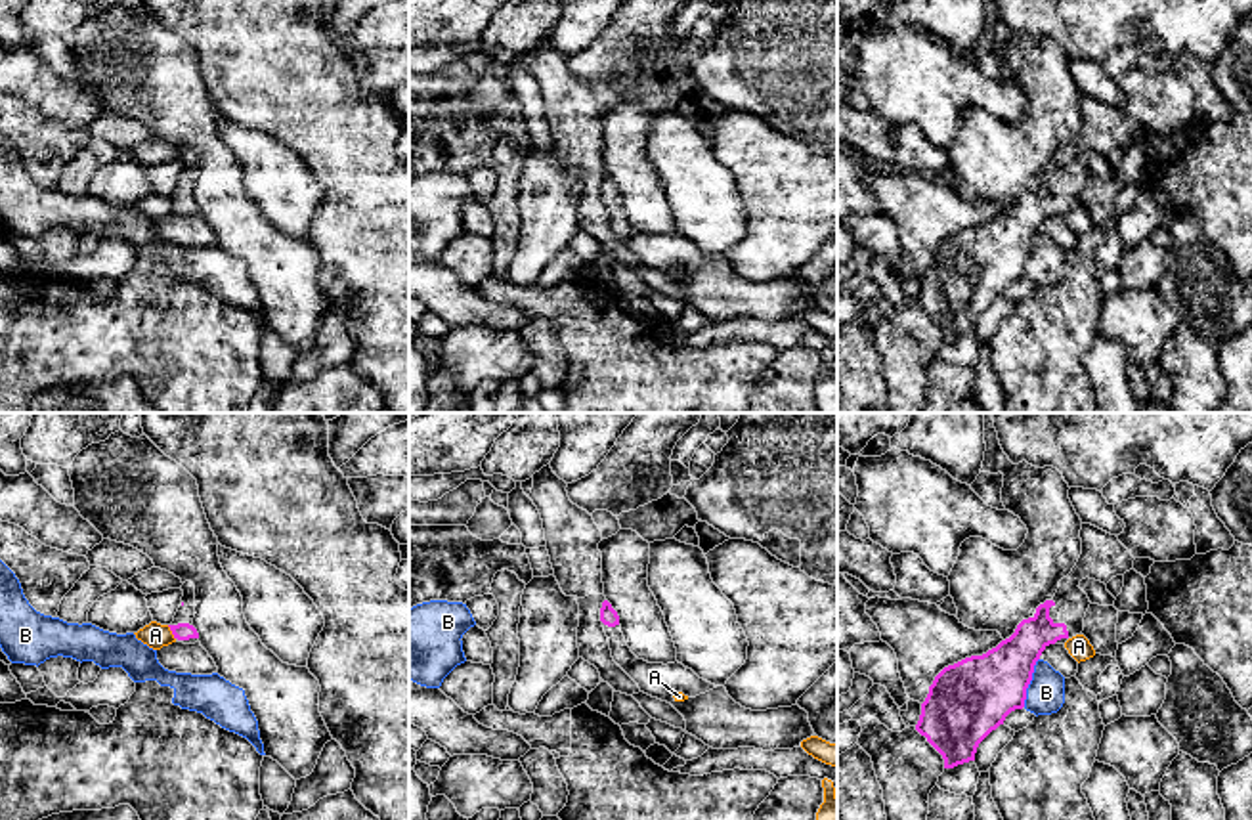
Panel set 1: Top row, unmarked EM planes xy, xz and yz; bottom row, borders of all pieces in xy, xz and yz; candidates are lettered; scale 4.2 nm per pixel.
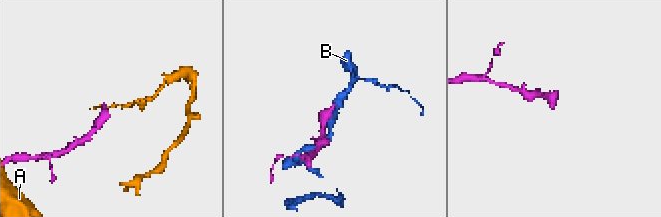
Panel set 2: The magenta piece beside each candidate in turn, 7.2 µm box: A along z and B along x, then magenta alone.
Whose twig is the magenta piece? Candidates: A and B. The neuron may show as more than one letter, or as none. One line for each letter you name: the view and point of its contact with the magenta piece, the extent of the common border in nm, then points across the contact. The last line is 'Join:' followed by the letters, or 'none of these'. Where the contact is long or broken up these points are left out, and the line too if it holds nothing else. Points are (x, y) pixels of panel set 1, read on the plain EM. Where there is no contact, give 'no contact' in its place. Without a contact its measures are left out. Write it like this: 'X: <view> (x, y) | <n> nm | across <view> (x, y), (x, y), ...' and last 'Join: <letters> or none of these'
Join: none of these

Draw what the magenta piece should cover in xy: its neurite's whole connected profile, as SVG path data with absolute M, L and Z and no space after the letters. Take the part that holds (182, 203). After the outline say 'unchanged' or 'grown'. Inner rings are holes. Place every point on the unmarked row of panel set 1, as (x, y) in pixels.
M185 153L182 157L182 162L183 162L182 176L174 187L174 193L168 199L170 199L176 214L195 216L195 214L199 214L199 205L193 199L195 157L191 153Z | grown

